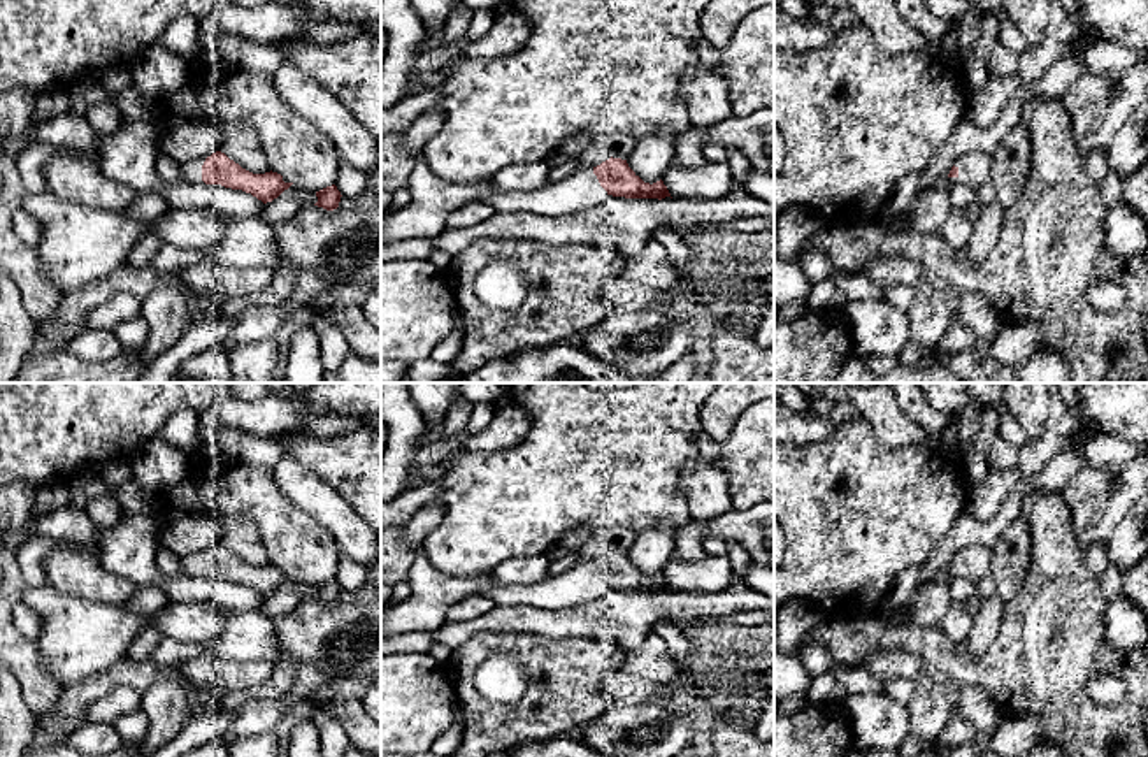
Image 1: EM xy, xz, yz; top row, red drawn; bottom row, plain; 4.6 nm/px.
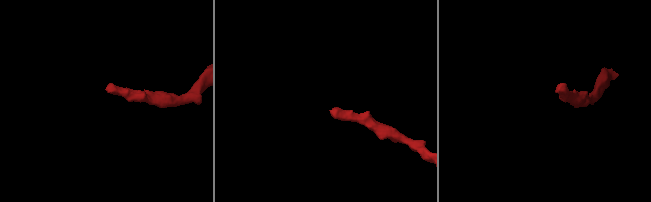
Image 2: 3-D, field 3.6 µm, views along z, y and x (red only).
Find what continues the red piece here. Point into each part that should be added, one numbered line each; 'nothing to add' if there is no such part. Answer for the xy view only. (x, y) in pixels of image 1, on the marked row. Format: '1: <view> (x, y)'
1: xy (190, 171)

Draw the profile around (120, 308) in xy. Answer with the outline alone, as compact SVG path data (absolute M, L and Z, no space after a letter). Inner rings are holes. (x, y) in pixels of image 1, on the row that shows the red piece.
M114 293L105 304L90 311L75 330L114 328L116 325L142 316L142 300L132 293Z

